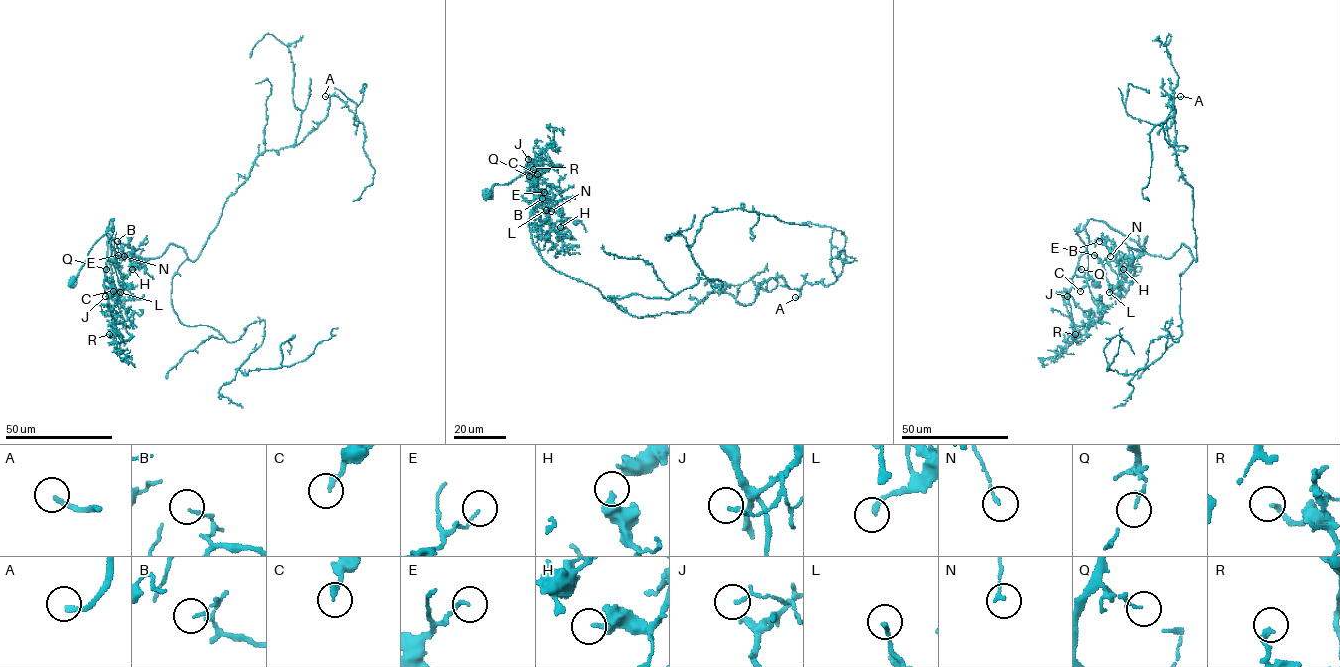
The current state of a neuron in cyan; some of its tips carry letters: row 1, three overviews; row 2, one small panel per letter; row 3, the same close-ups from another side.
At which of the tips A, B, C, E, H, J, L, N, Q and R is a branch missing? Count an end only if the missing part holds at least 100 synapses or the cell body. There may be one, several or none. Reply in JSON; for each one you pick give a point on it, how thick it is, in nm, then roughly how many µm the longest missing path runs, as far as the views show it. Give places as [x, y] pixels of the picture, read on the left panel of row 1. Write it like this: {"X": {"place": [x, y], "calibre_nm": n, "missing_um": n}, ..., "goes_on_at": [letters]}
{"A": {"place": [325, 96], "calibre_nm": 190, "missing_um": 70}, "goes_on_at": ["A"]}

